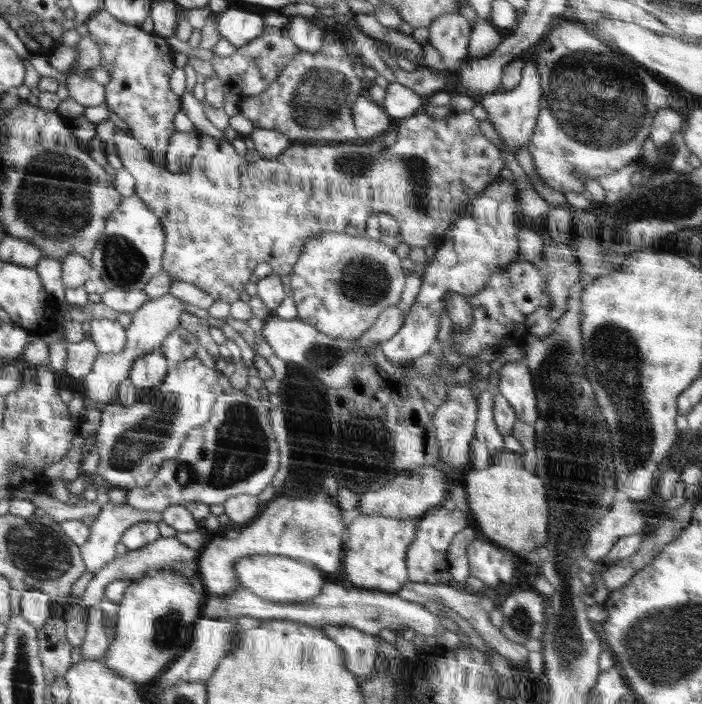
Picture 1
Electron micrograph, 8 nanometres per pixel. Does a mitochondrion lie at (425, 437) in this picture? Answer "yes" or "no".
no

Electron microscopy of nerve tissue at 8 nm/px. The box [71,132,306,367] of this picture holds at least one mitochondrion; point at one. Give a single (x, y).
(123, 262)

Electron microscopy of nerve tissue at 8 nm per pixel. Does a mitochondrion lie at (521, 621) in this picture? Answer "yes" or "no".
yes

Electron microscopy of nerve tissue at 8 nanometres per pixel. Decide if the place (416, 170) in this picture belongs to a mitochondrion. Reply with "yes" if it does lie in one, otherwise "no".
yes

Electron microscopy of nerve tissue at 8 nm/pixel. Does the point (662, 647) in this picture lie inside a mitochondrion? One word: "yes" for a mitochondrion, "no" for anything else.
yes

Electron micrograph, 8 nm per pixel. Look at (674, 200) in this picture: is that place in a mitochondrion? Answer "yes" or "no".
yes

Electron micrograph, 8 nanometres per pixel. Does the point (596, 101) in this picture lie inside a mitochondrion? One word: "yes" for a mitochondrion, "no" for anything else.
yes

